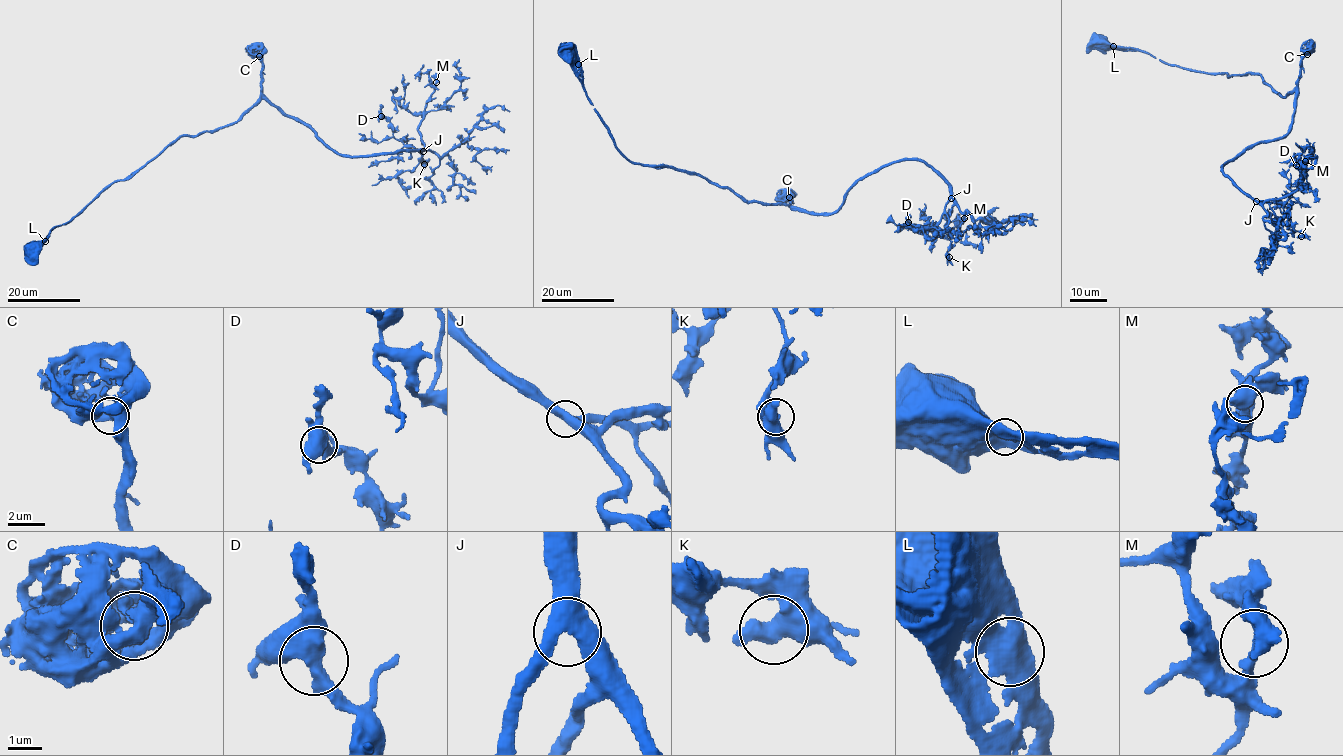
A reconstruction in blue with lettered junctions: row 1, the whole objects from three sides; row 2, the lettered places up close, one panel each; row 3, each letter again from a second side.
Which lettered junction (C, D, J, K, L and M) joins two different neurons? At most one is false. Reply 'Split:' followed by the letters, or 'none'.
Split: none

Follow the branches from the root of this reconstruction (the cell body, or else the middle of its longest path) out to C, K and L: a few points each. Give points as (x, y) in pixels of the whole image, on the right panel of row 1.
C: (1095, 42), (1227, 78), (1259, 75), (1282, 97), (1295, 89), (1307, 54)
K: (1095, 42), (1227, 78), (1259, 75), (1281, 97), (1295, 92), (1286, 134), (1251, 145), (1222, 172), (1301, 236)
L: (1095, 42), (1095, 46), (1113, 46)

